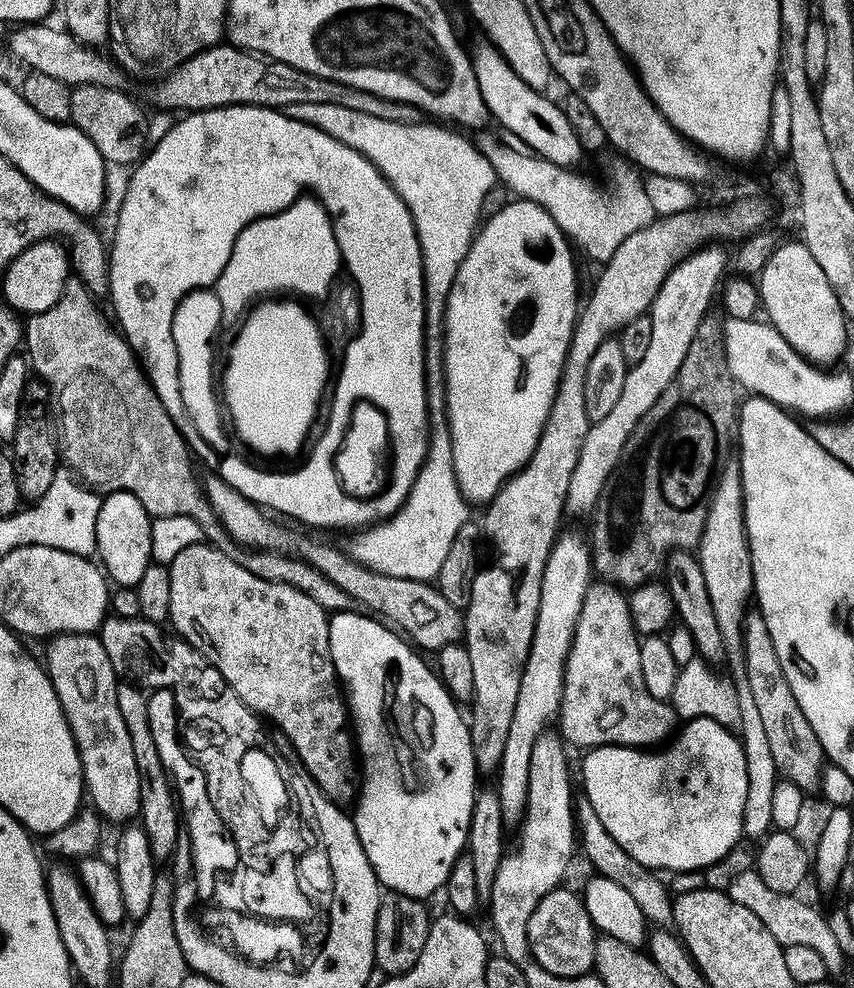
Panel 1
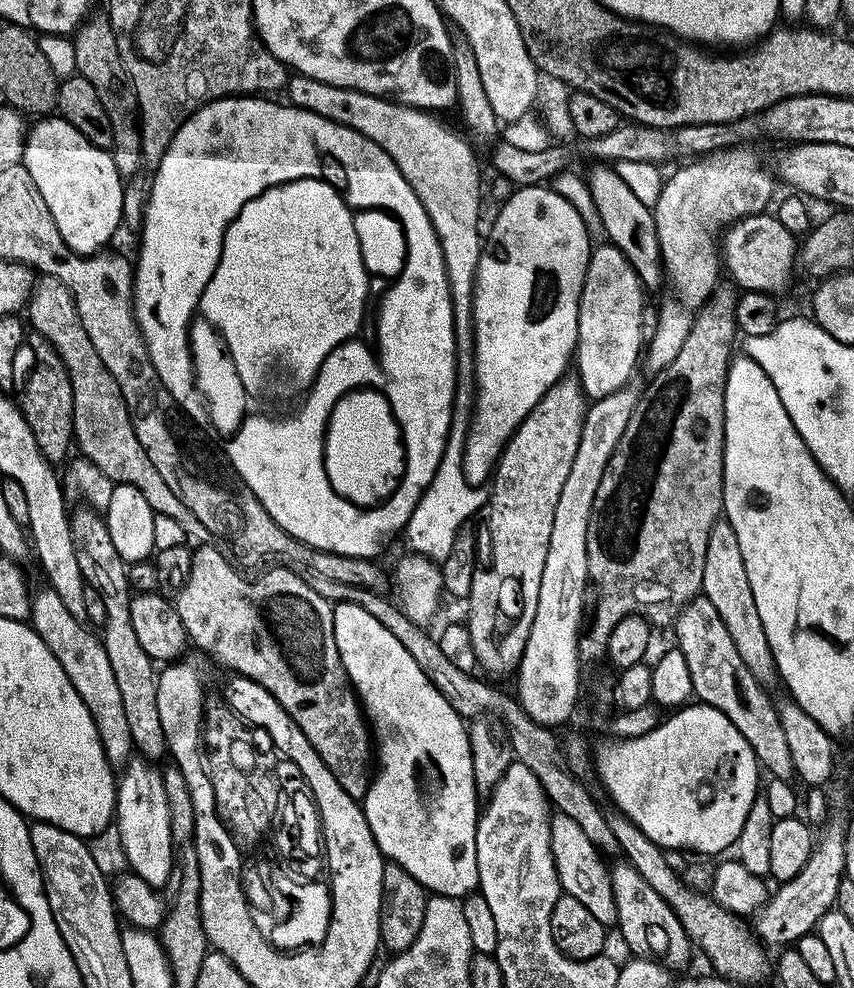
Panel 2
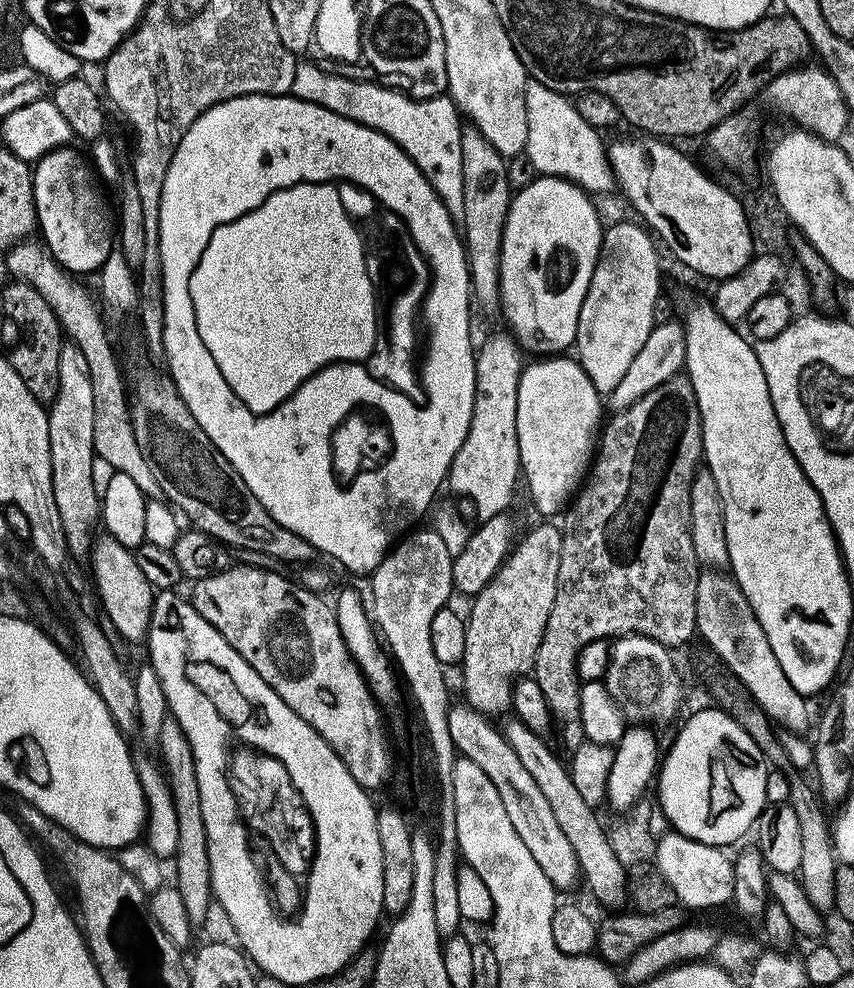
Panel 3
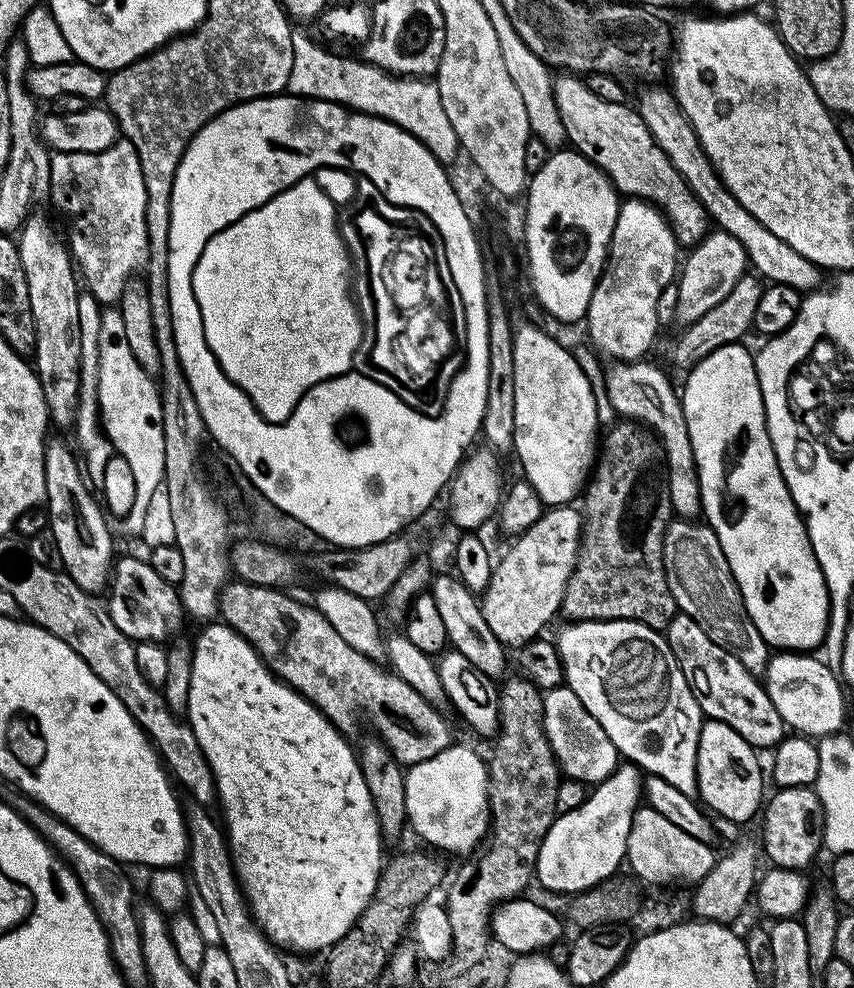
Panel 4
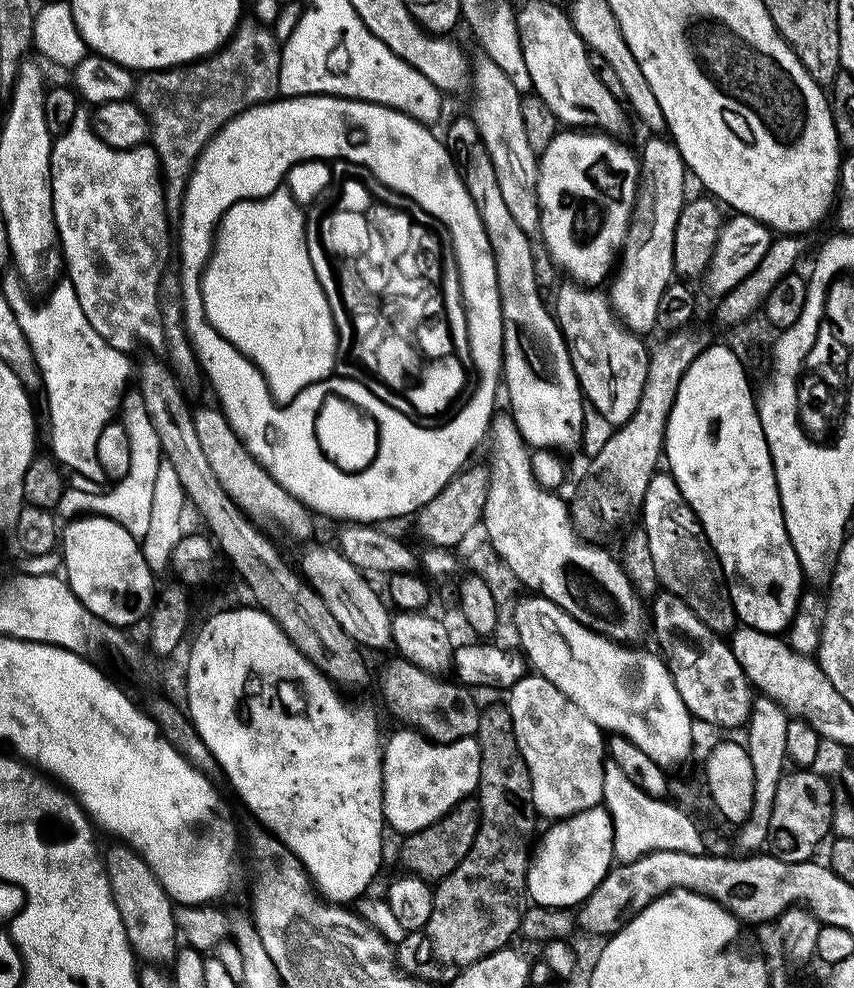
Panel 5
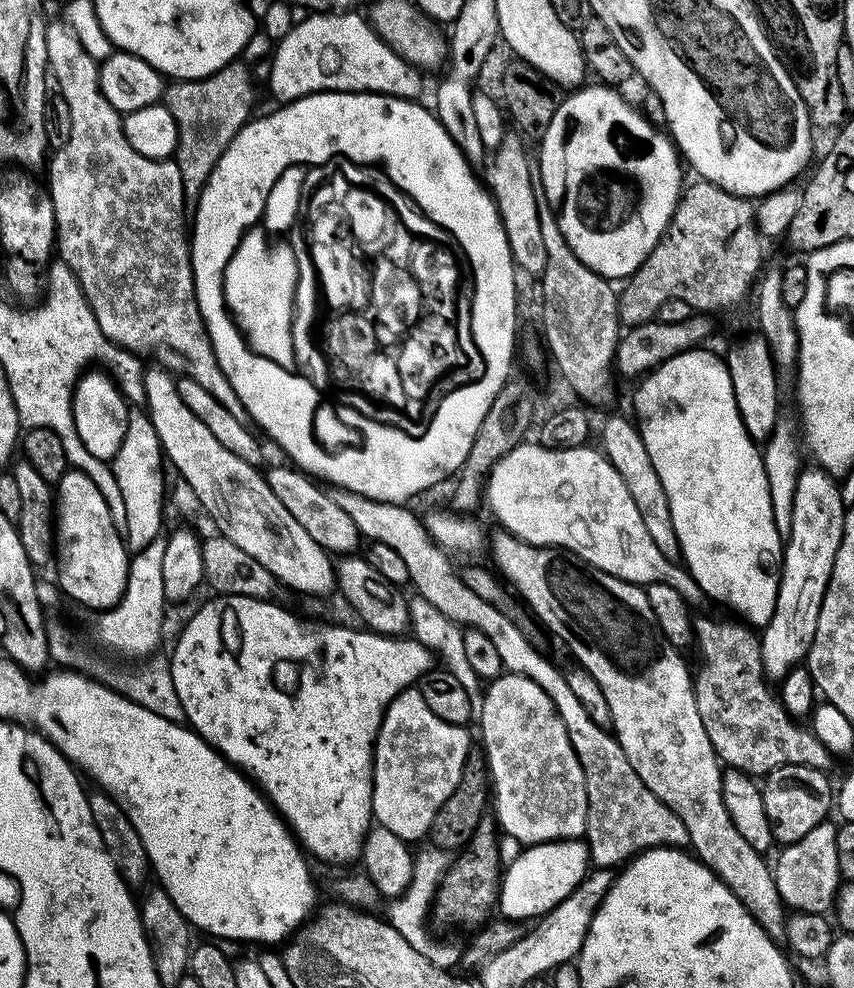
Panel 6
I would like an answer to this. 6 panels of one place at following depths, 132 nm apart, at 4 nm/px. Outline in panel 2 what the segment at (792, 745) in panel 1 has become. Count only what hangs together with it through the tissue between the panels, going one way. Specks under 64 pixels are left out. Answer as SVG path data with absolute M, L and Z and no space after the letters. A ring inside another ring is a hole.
M726 519L714 522L710 529L710 539L706 542L706 566L702 570L702 595L710 598L714 610L722 614L722 622L726 622L726 631L738 650L742 662L746 662L746 670L754 674L761 684L768 686L778 673L774 654L770 650L770 642L766 642L766 630L762 630L762 618L758 618L758 605L754 603L754 590L750 590L750 578L746 578L746 562L742 562L742 550L738 550L738 534L734 534L734 526Z

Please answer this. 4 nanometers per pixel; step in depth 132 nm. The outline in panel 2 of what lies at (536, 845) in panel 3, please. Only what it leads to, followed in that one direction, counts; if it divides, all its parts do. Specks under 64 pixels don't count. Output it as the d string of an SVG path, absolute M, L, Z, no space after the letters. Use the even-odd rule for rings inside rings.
M555 811L549 817L551 828L551 854L554 855L555 872L558 874L561 891L584 905L584 908L605 926L616 920L616 907L612 896L612 877L607 865L600 860L600 851L590 838L579 829L572 818Z

